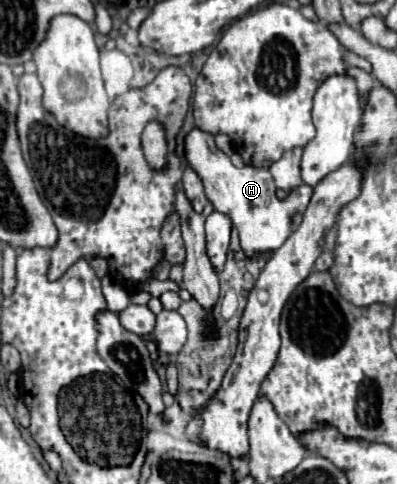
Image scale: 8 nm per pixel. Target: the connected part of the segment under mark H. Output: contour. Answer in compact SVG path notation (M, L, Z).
M194 128L186 134L184 156L190 168L200 176L206 190L206 198L214 204L214 210L230 216L232 224L238 228L242 250L246 254L280 248L290 236L290 216L294 212L304 212L312 198L312 186L302 184L292 190L286 200L278 200L276 188L272 186L272 174L266 168L236 168L230 158L222 150L218 150L218 146L214 144L214 136L200 128Z

